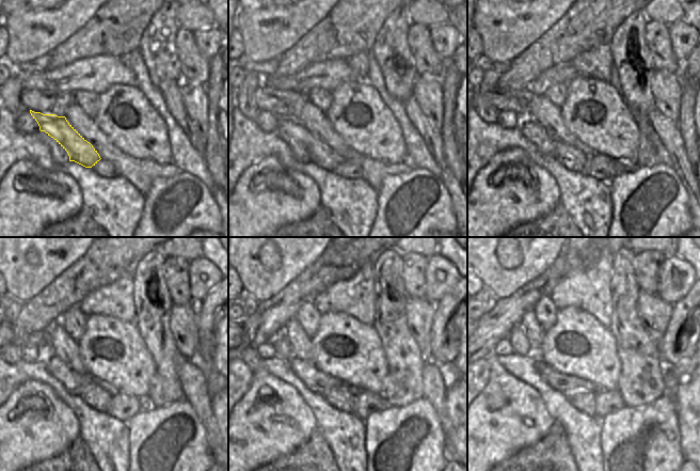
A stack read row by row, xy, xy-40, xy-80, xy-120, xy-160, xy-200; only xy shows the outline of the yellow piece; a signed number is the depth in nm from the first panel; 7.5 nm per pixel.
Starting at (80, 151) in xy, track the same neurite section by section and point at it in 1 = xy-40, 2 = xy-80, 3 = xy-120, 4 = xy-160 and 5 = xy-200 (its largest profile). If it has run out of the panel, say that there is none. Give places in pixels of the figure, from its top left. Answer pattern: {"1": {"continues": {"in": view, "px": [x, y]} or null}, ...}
{"1": {"continues": {"in": "xy-40", "px": [321, 154]}}, "2": {"continues": {"in": "xy-80", "px": [573, 158]}}, "3": {"continues": {"in": "xy-120", "px": [95, 395]}}, "4": {"continues": {"in": "xy-160", "px": [343, 398]}}, "5": {"continues": {"in": "xy-200", "px": [585, 402]}}}

